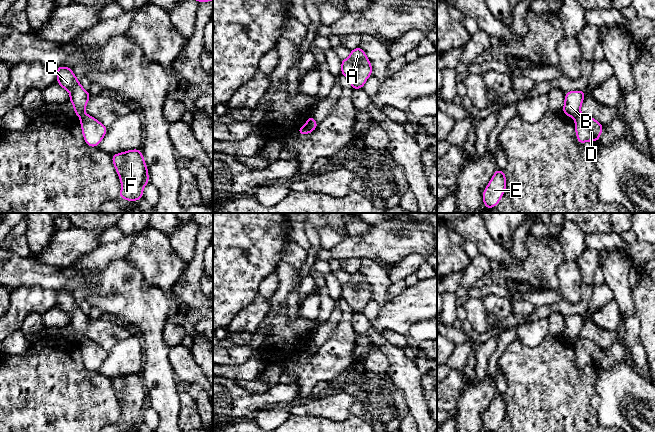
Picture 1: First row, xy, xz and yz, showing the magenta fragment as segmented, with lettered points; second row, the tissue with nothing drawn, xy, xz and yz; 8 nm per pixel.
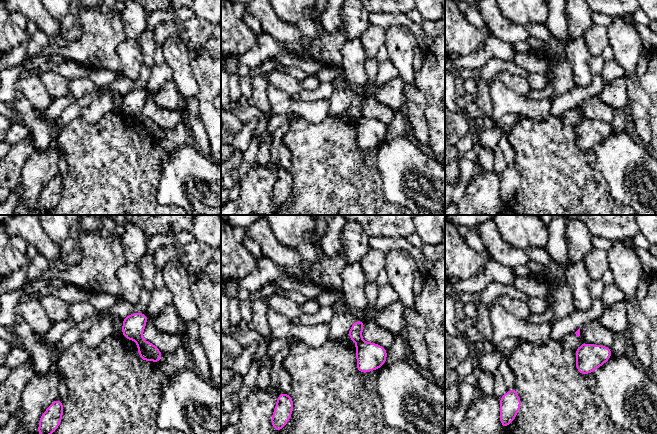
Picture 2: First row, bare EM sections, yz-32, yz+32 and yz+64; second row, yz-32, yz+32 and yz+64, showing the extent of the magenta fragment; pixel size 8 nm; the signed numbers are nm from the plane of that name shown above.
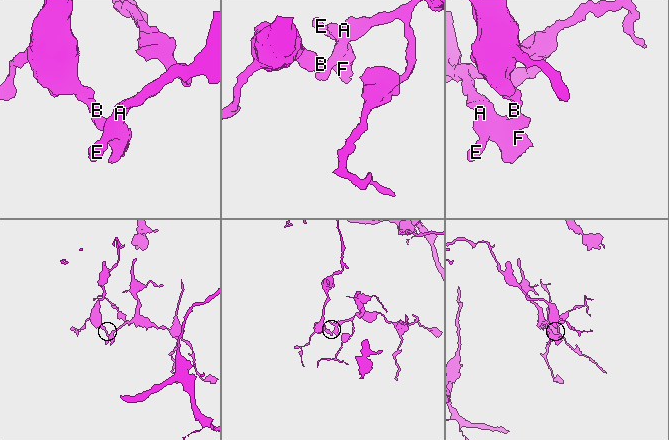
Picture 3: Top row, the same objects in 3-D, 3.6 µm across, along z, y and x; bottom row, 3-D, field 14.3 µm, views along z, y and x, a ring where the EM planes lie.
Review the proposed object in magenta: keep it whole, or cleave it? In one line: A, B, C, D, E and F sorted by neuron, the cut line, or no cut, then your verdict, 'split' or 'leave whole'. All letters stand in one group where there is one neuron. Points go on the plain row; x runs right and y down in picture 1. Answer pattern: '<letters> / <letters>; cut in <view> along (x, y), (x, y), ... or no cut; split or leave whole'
A D E F / B C; cut in yz along (580, 337), (574, 341); split

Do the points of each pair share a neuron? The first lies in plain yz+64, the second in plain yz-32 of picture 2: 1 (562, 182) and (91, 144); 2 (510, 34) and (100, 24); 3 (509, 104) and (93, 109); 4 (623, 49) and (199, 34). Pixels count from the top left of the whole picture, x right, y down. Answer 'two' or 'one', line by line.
1: one
2: two
3: one
4: two

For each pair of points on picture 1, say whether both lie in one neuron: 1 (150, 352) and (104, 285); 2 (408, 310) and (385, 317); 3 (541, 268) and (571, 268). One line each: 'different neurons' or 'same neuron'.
1: same neuron
2: same neuron
3: different neurons

